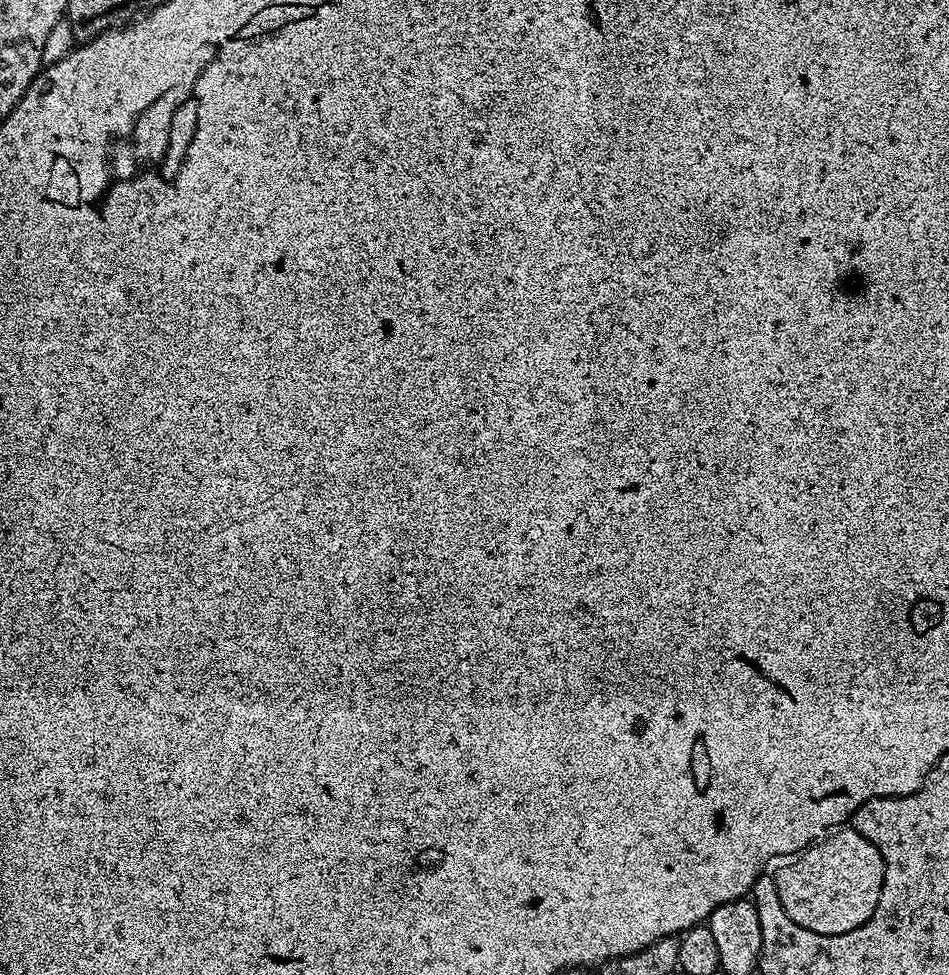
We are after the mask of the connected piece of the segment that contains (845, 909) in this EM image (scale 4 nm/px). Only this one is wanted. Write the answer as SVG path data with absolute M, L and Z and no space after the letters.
M844 826L809 845L773 873L775 889L787 917L823 936L849 933L864 925L877 909L885 876L878 848L851 826Z

